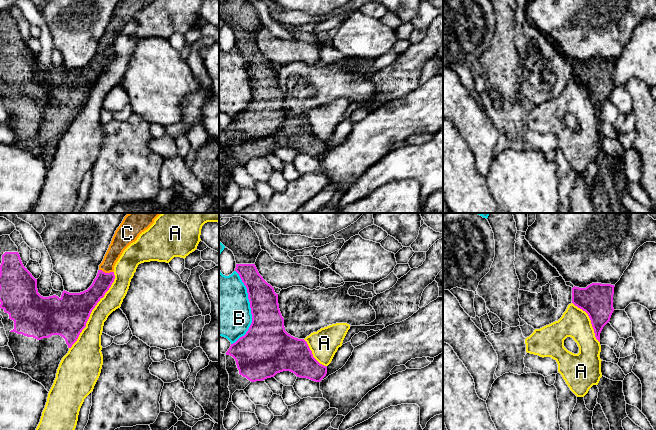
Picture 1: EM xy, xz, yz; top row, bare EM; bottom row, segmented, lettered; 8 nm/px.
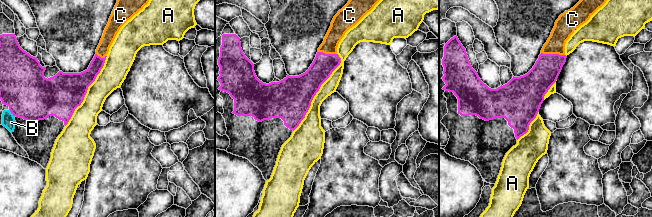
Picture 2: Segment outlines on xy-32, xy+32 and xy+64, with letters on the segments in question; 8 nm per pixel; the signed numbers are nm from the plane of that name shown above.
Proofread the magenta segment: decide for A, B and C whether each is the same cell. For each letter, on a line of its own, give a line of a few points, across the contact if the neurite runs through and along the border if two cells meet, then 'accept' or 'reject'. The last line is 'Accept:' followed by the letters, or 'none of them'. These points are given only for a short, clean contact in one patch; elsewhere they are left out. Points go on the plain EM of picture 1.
A: reject
B: reject
C: line xy (89, 74), (98, 65), (106, 49), (107, 40), (118, 21); accept
Accept: C

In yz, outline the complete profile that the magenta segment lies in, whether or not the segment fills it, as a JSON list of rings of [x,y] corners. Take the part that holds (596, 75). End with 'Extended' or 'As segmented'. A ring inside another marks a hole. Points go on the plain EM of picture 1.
[[[592,59],[586,64],[572,64],[572,79],[585,87],[600,118],[600,109],[610,97],[613,84],[614,61]]]. As segmented

